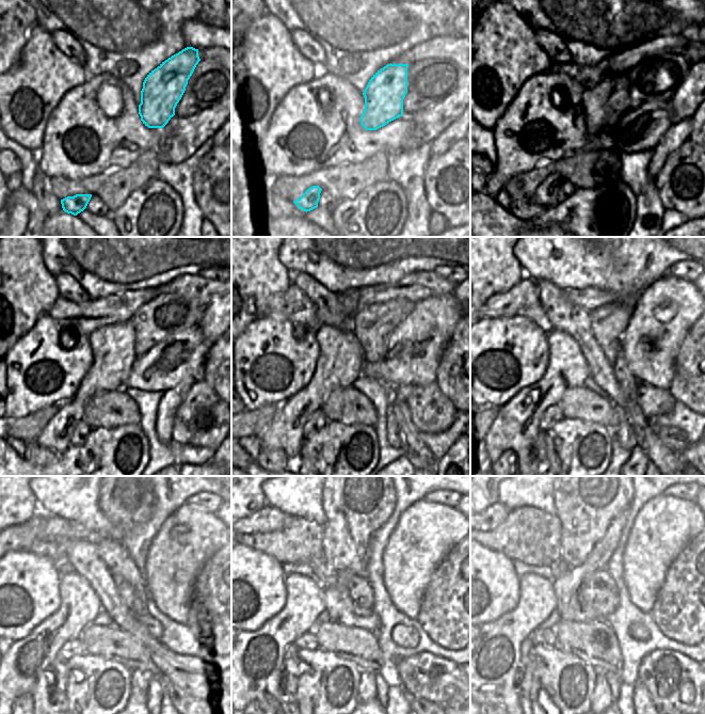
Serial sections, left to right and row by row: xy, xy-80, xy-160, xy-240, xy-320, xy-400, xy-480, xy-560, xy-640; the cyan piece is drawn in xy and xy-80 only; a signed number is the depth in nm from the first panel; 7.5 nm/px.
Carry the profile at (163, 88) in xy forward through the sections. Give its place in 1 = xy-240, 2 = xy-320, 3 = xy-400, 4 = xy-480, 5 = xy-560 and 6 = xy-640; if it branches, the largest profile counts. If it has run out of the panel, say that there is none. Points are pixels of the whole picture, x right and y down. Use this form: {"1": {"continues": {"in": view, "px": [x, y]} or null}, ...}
{"1": {"continues": {"in": "xy-240", "px": [112, 346]}}, "2": {"continues": {"in": "xy-320", "px": [341, 360]}}, "3": {"continues": {"in": "xy-400", "px": [516, 427]}}, "4": {"continues": {"in": "xy-480", "px": [29, 666]}}, "5": {"continues": {"in": "xy-560", "px": [253, 668]}}, "6": {"continues": {"in": "xy-640", "px": [492, 671]}}}

